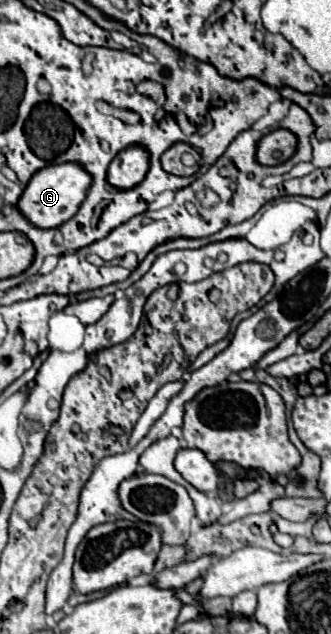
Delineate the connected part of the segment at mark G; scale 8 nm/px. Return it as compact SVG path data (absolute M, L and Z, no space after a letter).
M62 163L62 165L48 165L32 175L24 193L18 199L20 213L40 229L56 229L66 223L78 211L80 203L86 197L90 187L90 175L78 163Z

